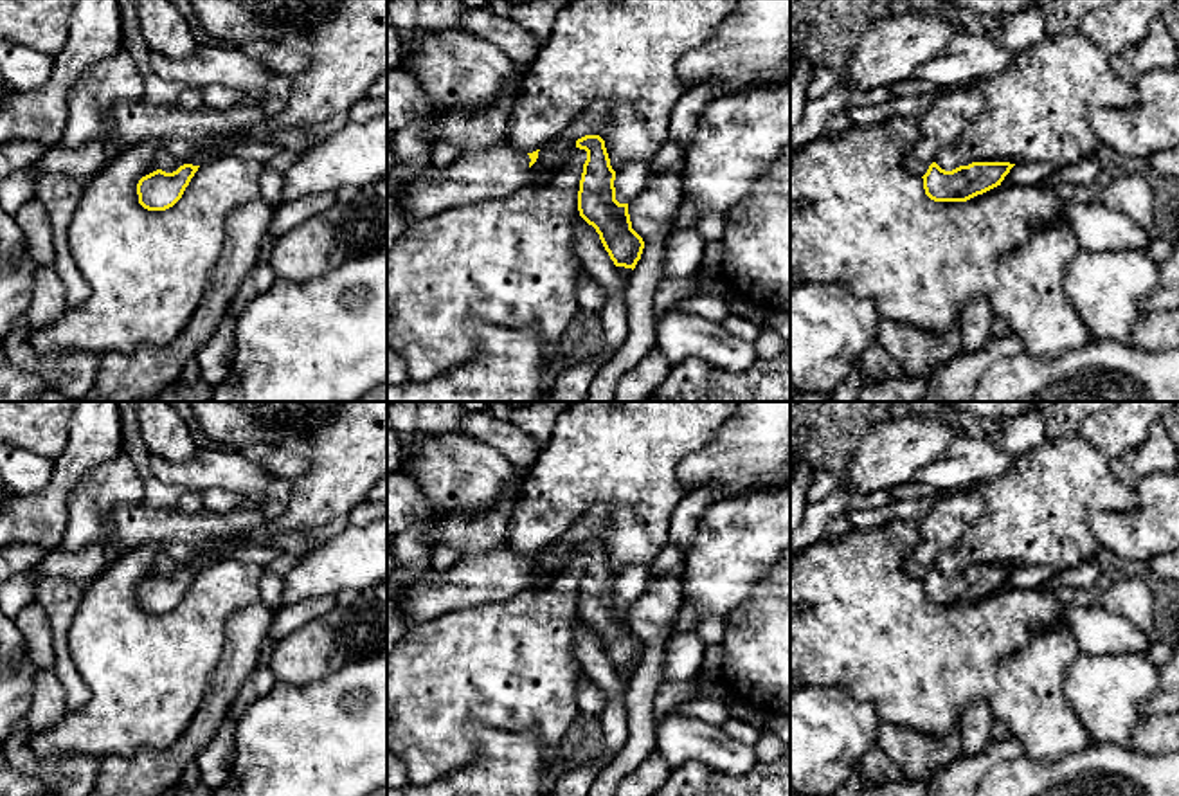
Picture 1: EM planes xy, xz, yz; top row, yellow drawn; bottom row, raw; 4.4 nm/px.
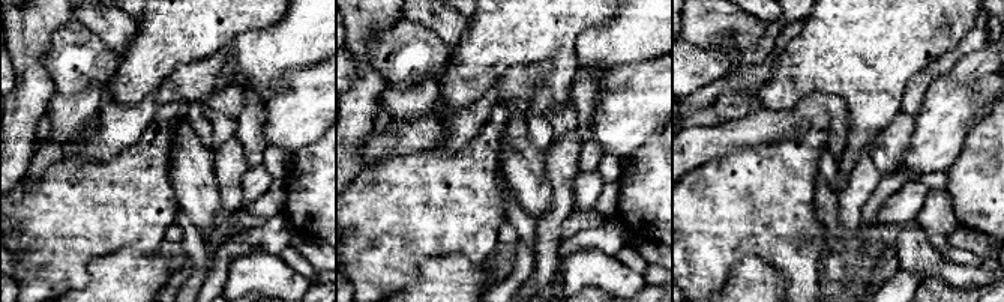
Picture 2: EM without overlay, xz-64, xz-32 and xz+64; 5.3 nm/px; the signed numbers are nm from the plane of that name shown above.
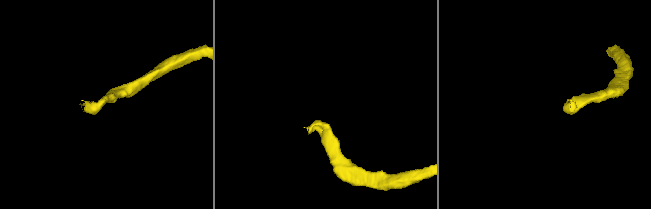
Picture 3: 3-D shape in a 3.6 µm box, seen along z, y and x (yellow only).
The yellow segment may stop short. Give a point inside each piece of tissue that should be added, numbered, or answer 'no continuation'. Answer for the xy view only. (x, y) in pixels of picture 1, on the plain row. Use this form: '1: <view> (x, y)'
no continuation

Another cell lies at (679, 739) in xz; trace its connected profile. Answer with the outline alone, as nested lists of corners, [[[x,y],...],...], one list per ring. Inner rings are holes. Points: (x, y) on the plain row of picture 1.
[[[666,711],[657,719],[655,751],[675,771],[686,762],[700,762],[729,776],[743,776],[760,762],[754,746],[729,737],[722,728],[700,719]]]

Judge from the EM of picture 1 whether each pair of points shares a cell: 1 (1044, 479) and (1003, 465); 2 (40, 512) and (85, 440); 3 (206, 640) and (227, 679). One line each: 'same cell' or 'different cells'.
1: different cells
2: same cell
3: different cells

